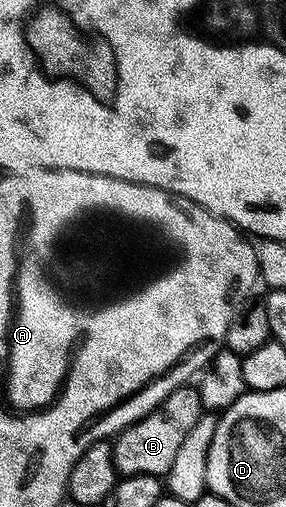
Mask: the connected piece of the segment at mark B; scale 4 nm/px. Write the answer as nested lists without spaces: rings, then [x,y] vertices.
[[[196,386],[180,388],[162,406],[158,406],[144,420],[140,420],[133,428],[127,428],[115,437],[114,466],[120,471],[121,477],[154,476],[167,478],[174,468],[174,461],[181,452],[181,447],[190,432],[205,419],[206,411],[200,397],[200,389]]]

